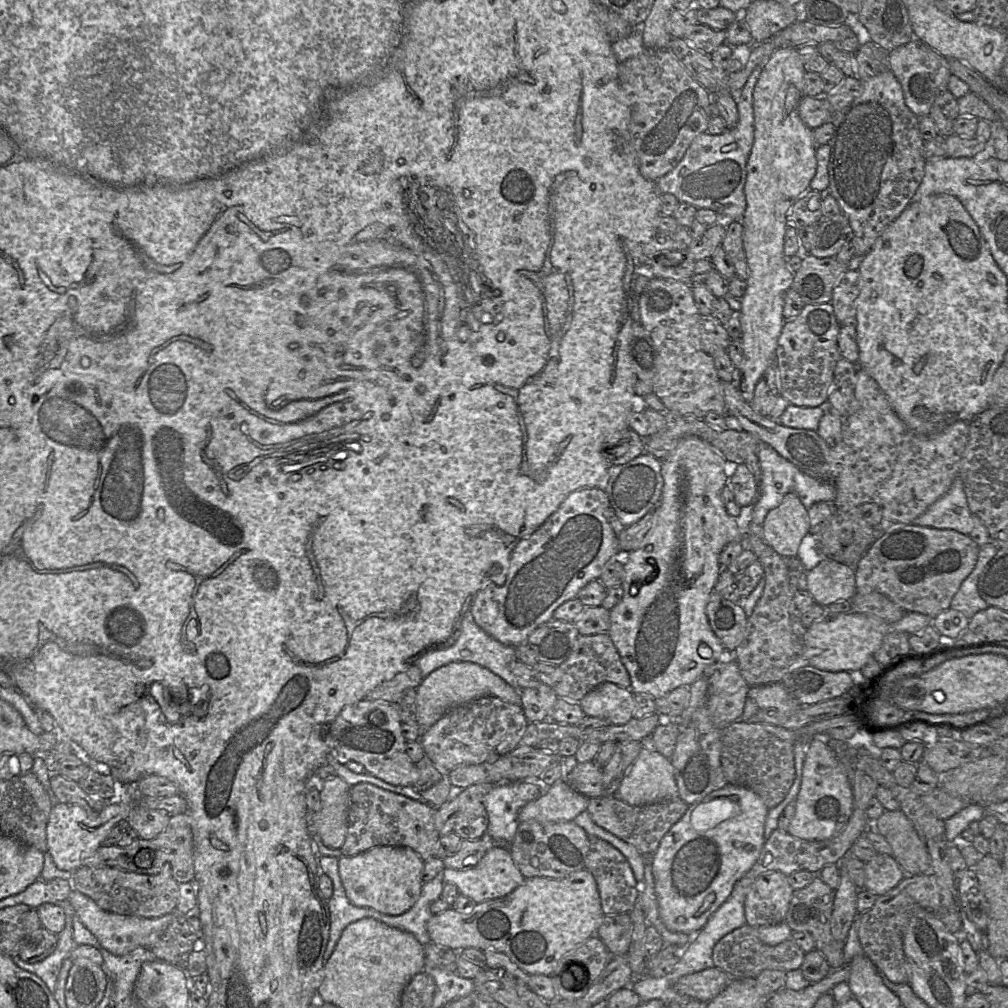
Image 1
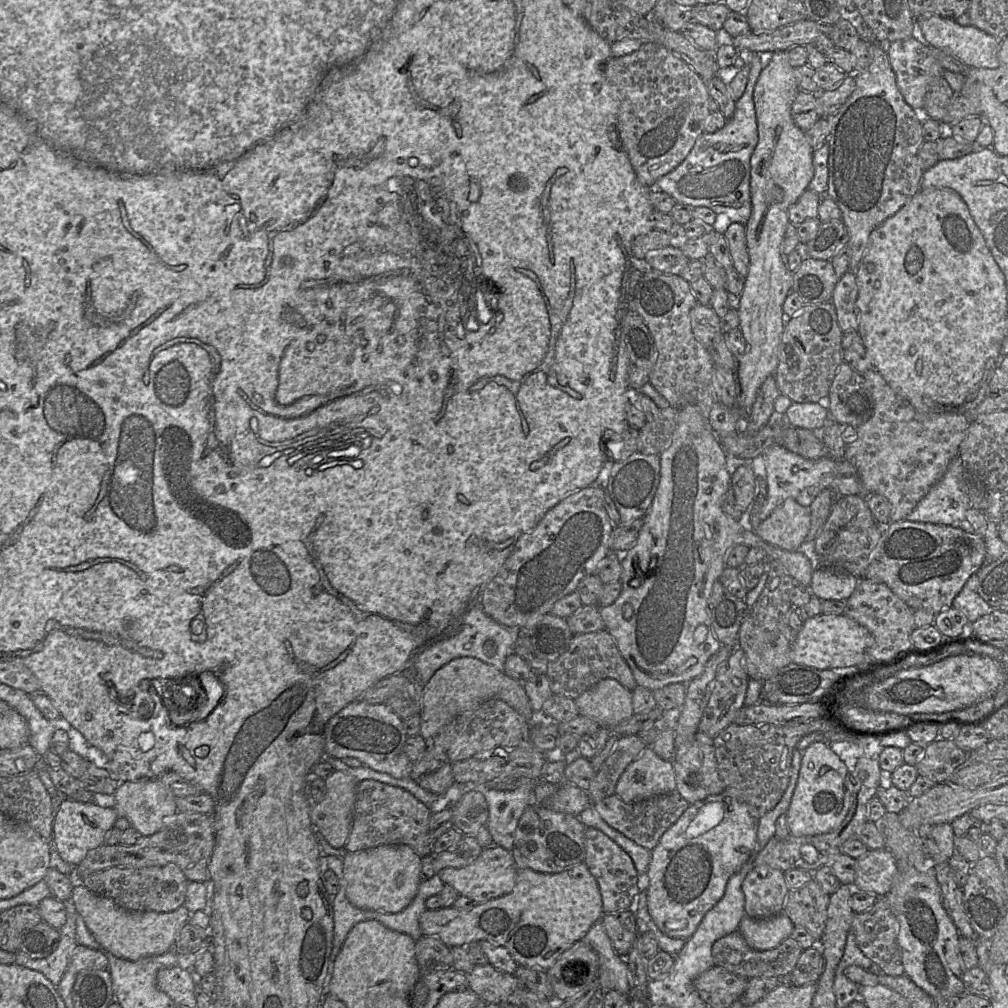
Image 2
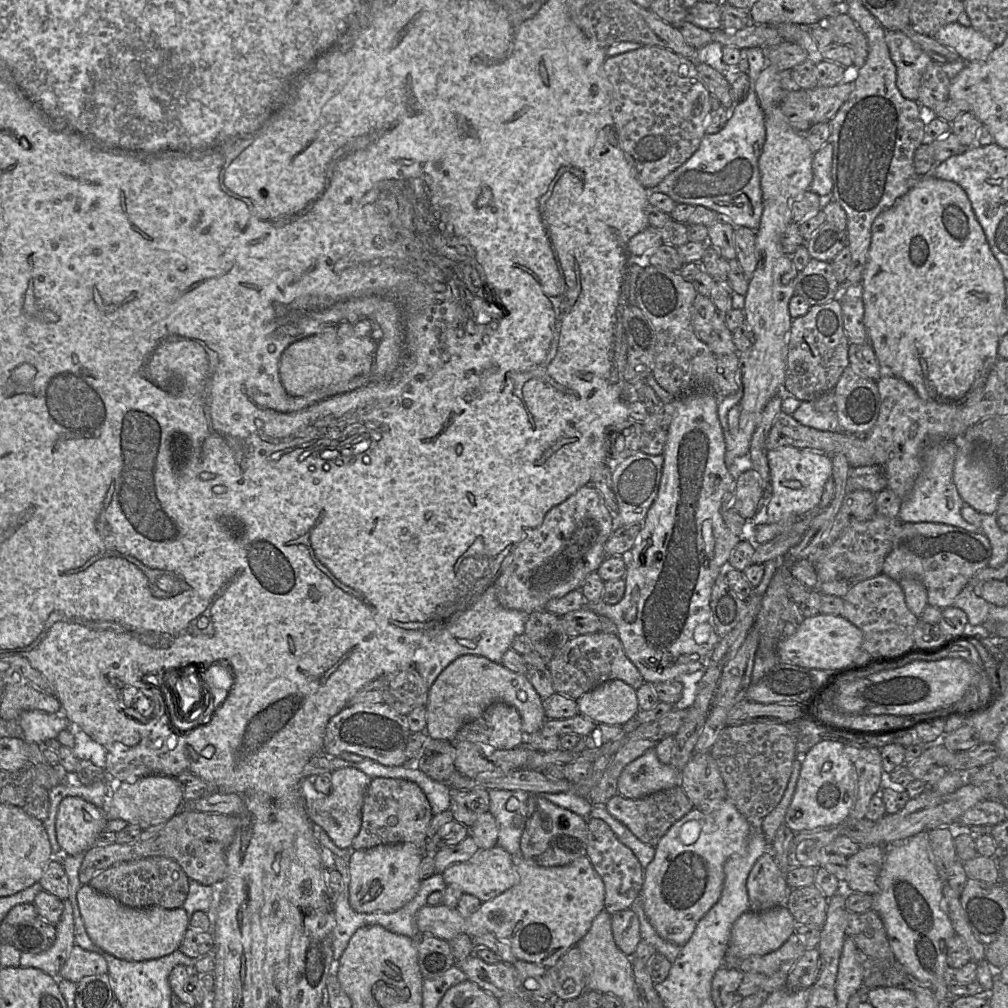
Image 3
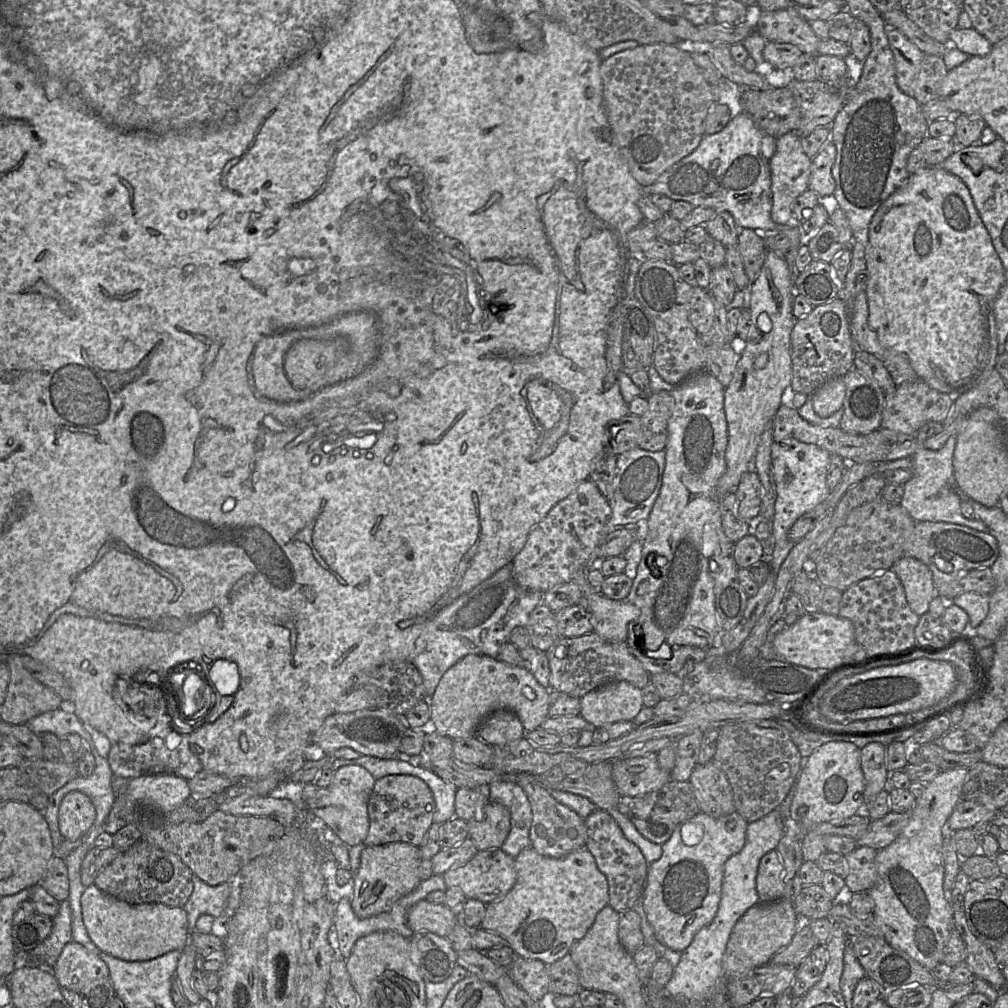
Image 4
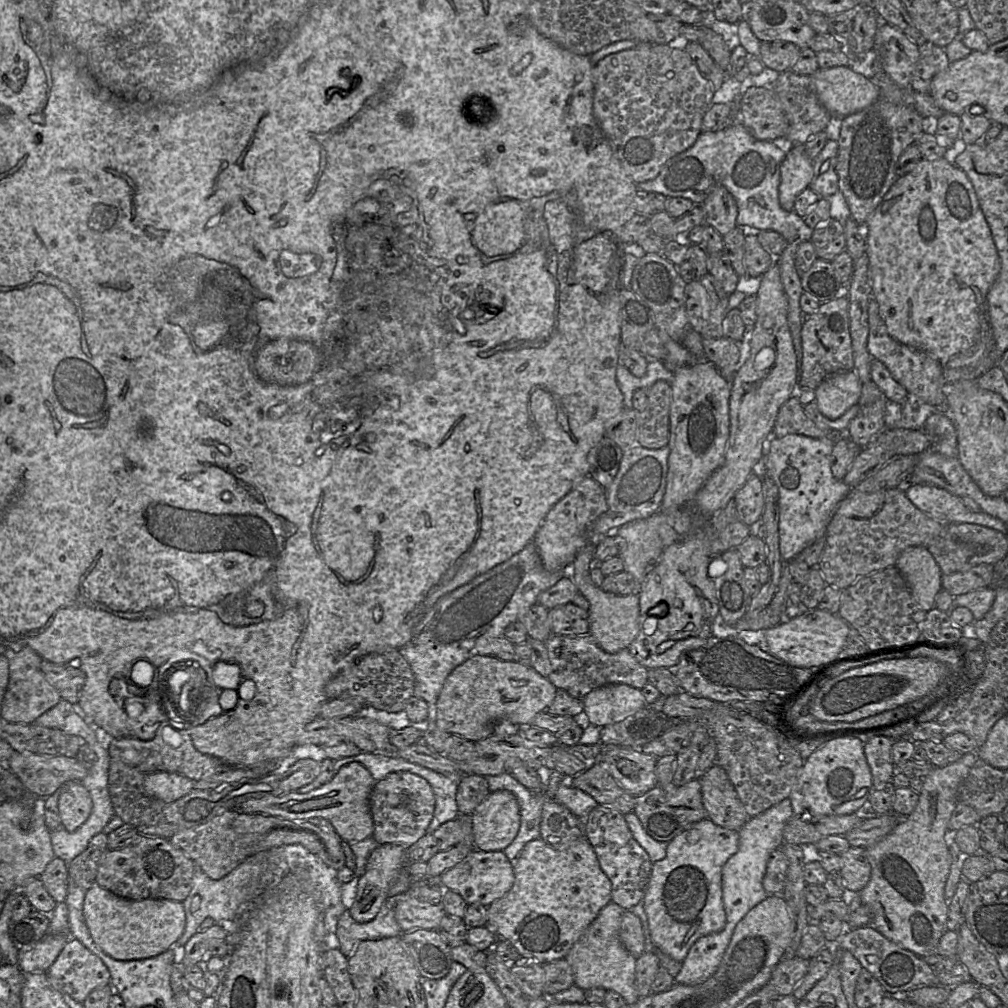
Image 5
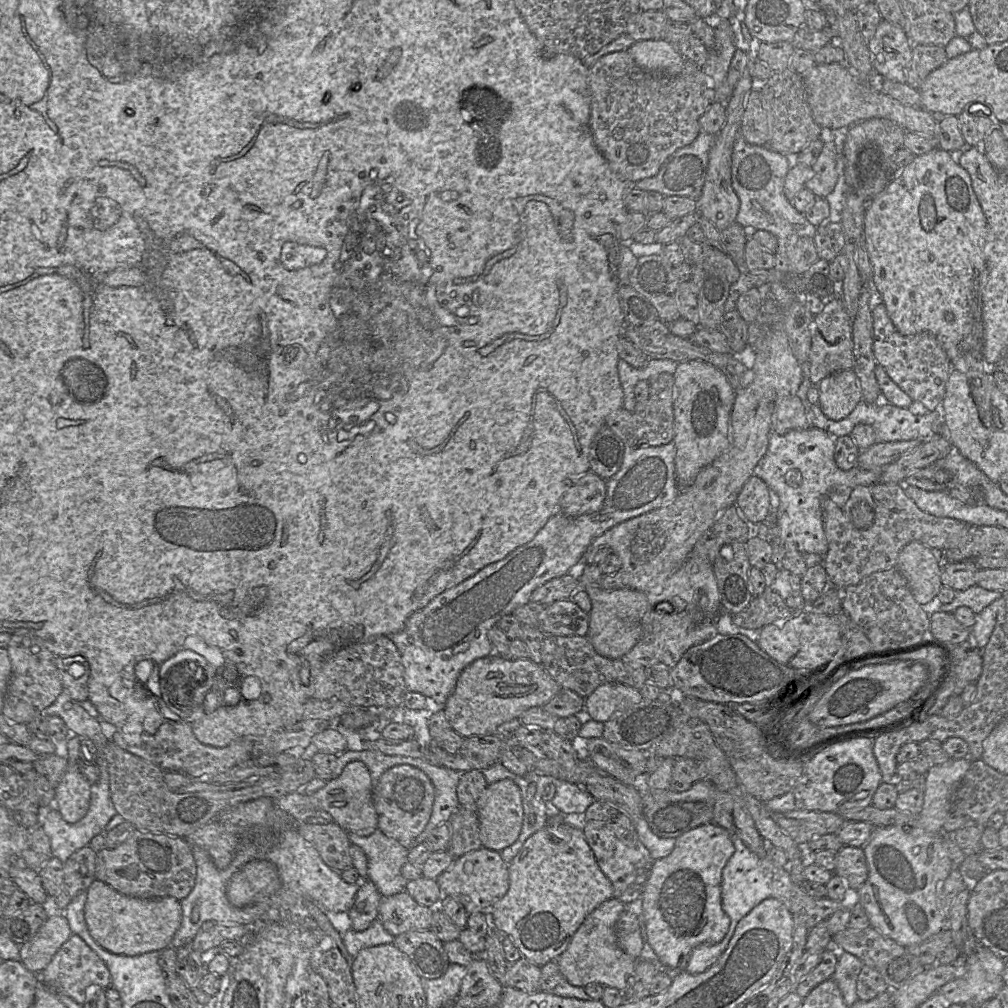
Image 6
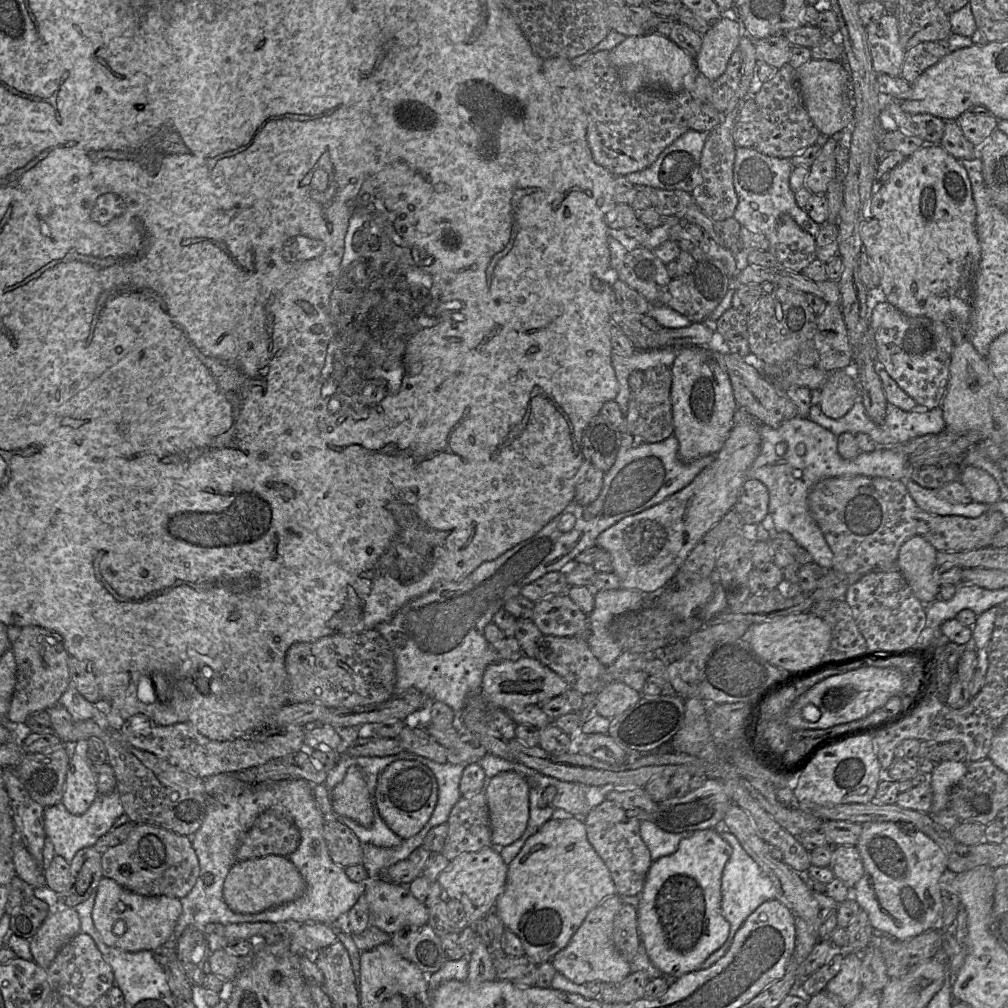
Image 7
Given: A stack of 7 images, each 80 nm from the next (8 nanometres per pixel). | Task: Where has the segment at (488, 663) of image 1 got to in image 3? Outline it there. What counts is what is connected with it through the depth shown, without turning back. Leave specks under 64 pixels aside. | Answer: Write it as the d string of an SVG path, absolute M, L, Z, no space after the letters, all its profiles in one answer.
M491 585L468 608L455 613L423 637L423 644L419 644L414 653L413 667L430 688L438 675L459 656L472 654L501 663L514 638L524 634L528 616L525 612L503 607Z

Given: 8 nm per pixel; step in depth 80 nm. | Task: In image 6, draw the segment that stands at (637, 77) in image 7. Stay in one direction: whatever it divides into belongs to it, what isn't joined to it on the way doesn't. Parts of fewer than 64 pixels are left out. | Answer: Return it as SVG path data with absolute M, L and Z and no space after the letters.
M666 40L636 41L627 52L638 67L658 74L678 74L685 60L678 48Z

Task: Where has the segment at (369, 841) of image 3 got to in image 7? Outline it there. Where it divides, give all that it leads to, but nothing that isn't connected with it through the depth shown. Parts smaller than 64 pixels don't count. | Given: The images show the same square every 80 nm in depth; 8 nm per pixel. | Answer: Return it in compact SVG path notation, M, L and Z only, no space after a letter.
M417 760L390 763L377 780L373 801L378 814L401 839L419 833L430 819L438 799L438 784L432 770Z

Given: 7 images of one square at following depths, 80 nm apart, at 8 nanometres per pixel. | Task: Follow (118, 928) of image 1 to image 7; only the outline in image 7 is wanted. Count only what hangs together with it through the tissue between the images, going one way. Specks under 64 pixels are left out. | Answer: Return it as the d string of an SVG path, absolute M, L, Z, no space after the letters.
M103 877L96 889L92 920L103 942L108 946L129 952L153 951L171 940L181 911L181 902L176 897L143 896L122 887L111 878Z

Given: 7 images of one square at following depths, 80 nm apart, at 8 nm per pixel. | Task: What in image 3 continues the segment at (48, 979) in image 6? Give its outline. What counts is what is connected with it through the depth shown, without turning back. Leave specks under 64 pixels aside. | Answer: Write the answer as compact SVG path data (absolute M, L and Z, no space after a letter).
M75 944L60 969L60 978L78 983L83 977L108 973L106 959Z

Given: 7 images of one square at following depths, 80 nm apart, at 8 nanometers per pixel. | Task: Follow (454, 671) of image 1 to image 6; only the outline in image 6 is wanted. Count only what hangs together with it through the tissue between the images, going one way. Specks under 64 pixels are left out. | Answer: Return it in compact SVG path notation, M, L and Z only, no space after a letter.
M495 653L475 660L460 673L442 709L451 727L463 738L493 735L497 728L531 707L543 707L562 687L542 665L530 659L505 659Z

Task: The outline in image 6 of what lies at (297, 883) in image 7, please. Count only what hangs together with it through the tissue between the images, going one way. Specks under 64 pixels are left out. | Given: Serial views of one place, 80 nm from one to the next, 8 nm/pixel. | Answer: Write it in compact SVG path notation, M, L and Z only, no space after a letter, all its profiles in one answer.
M266 859L253 860L235 872L226 884L226 896L236 907L247 906L259 897L270 897L280 886L276 866Z

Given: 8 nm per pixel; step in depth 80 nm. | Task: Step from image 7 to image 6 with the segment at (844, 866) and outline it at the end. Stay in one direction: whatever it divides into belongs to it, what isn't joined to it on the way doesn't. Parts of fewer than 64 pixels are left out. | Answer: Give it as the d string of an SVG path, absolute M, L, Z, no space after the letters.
M843 846L836 854L836 869L834 873L844 880L850 892L856 892L868 877L867 861L863 848Z

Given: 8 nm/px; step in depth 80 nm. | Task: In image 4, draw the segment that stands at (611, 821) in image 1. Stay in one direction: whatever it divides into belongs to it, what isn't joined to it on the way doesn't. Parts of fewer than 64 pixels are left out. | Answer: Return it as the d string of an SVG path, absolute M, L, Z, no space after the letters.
M672 779L660 789L643 796L621 796L617 810L634 824L641 835L660 845L669 840L680 823L700 812L691 784L688 781L680 782Z

